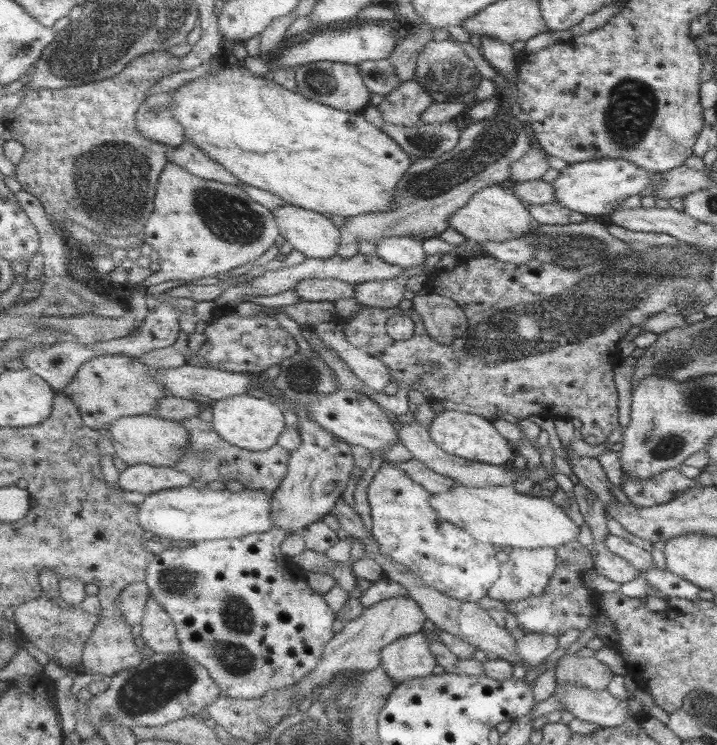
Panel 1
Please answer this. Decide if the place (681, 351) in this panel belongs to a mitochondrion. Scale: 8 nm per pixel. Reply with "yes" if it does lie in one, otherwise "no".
yes

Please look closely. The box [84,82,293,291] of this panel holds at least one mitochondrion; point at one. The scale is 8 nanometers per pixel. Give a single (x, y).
(230, 218)

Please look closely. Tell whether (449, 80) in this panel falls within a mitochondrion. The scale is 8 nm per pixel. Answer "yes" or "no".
yes

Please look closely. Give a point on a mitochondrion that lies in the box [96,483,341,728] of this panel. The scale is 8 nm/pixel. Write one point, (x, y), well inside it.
(160, 682)

